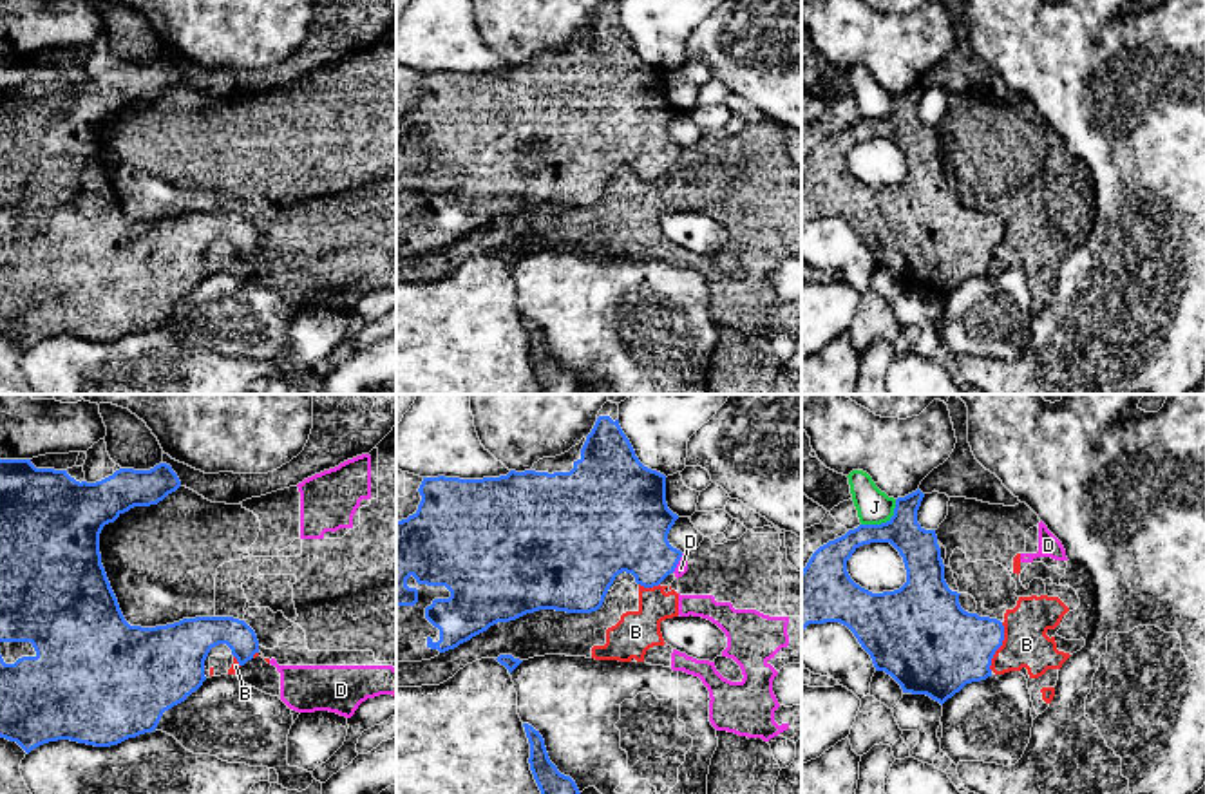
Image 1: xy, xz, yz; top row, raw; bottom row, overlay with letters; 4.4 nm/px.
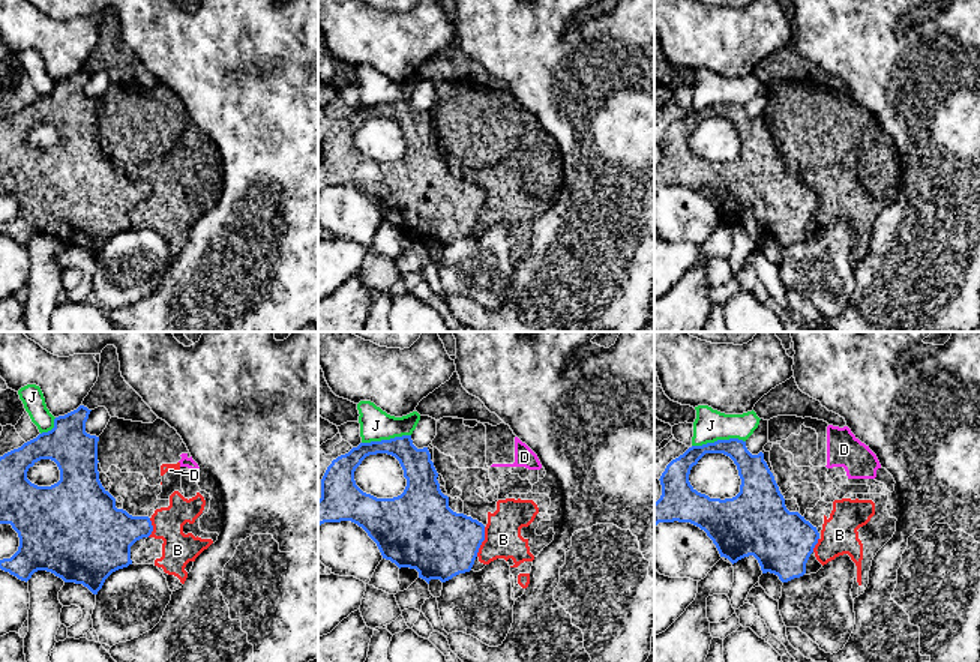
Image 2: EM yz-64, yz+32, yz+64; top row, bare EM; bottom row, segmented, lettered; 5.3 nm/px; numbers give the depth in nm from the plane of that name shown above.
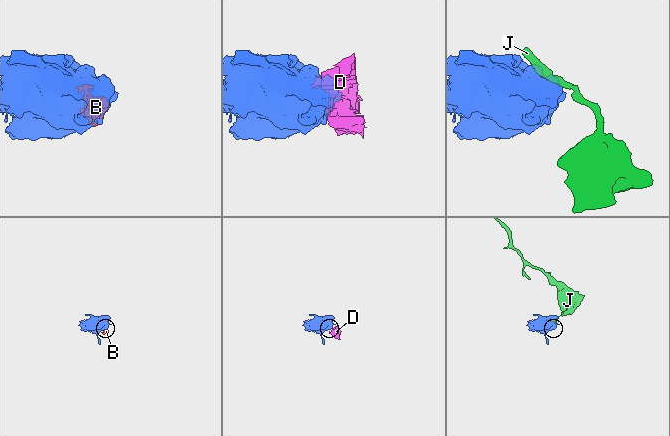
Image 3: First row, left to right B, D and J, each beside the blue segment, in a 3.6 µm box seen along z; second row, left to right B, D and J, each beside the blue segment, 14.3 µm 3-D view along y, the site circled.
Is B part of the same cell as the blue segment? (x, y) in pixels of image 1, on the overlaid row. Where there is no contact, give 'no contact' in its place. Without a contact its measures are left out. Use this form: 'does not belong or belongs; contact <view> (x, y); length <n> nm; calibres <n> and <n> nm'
does not belong; contact yz (1001, 644); length 220 nm; calibres 380 and 200 nm

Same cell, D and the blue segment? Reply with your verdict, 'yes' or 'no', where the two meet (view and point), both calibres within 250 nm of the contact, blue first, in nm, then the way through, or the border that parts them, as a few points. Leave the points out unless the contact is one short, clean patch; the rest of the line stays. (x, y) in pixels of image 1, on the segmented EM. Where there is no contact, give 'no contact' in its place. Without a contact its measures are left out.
no; contact xz (677, 563); calibres 340 and 50 nm; border xz (683, 554), (672, 572)

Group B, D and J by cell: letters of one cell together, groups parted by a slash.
B D / J

